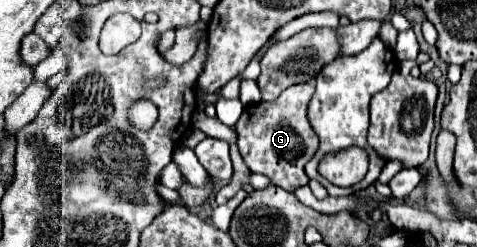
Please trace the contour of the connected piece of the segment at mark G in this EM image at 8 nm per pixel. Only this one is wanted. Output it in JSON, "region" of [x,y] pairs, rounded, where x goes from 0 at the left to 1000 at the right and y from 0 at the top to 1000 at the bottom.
{"region":[[[658,332],[608,348],[574,413],[516,429],[495,502],[499,599],[520,680],[537,704],[562,713],[579,753],[604,761],[608,777],[616,777],[625,753],[646,745],[650,721],[642,713],[637,672],[662,623],[671,583],[646,494],[650,389],[658,389]]]}

